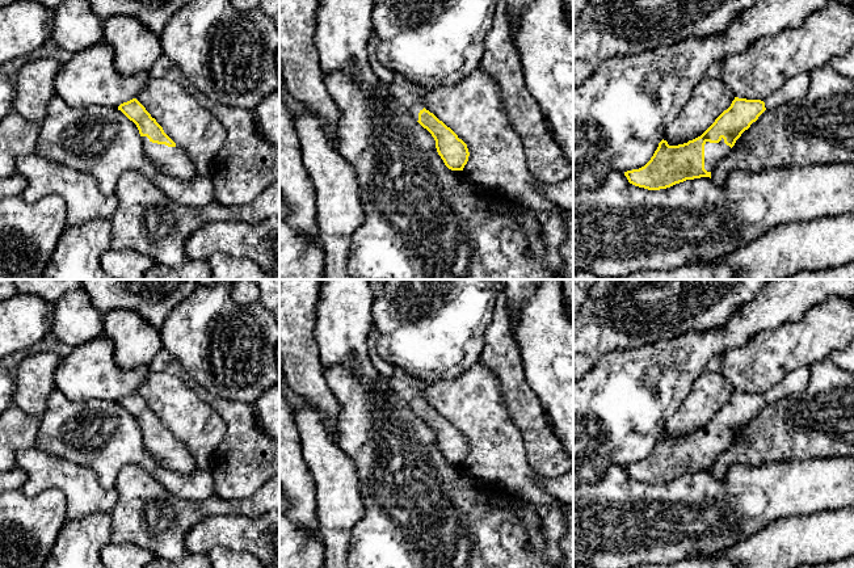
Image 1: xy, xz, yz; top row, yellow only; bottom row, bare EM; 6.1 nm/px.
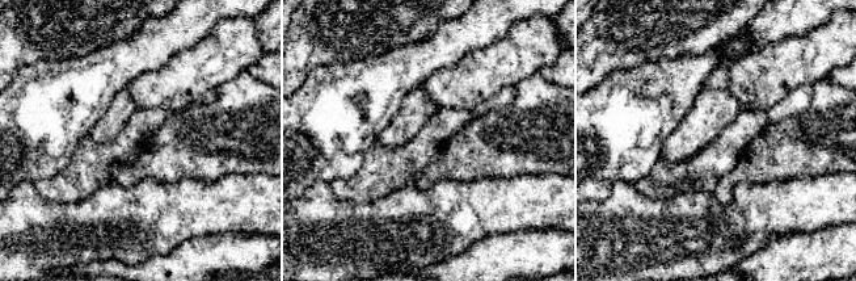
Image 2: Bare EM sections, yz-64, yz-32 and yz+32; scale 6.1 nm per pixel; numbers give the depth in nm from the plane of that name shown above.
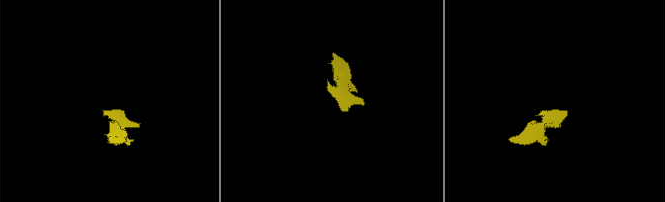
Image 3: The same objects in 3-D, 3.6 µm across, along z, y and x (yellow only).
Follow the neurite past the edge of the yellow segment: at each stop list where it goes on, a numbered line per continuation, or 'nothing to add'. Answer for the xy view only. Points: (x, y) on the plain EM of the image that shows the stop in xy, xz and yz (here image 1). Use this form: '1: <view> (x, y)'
1: xy (172, 455)

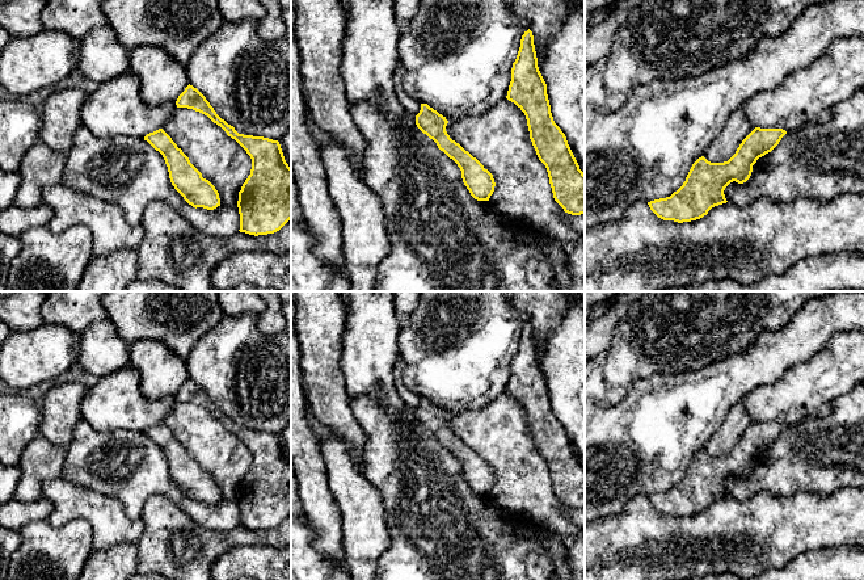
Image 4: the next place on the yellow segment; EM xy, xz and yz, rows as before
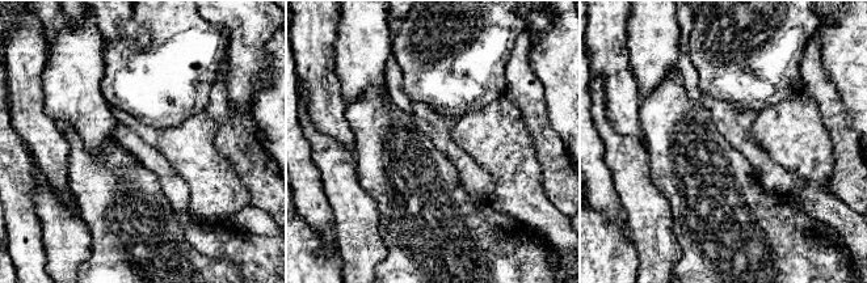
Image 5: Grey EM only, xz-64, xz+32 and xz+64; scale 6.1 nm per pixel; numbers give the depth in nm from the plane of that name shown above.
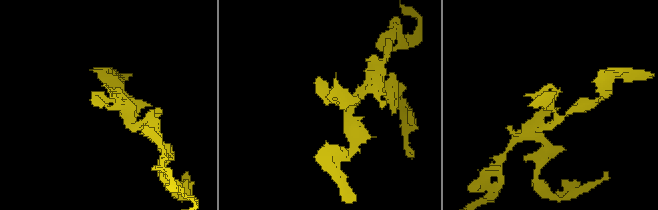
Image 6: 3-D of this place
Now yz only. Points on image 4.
nothing to add

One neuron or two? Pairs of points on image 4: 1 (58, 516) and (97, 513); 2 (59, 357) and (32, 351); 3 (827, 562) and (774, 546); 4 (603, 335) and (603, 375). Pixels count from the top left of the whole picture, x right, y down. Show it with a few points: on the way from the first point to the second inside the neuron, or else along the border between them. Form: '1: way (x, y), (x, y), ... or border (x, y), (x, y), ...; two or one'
1: way (67, 511), (88, 511); one
2: way (53, 353), (38, 353); one
3: border (831, 547), (804, 551), (784, 566); two
4: border (618, 322), (611, 341), (598, 353); two

